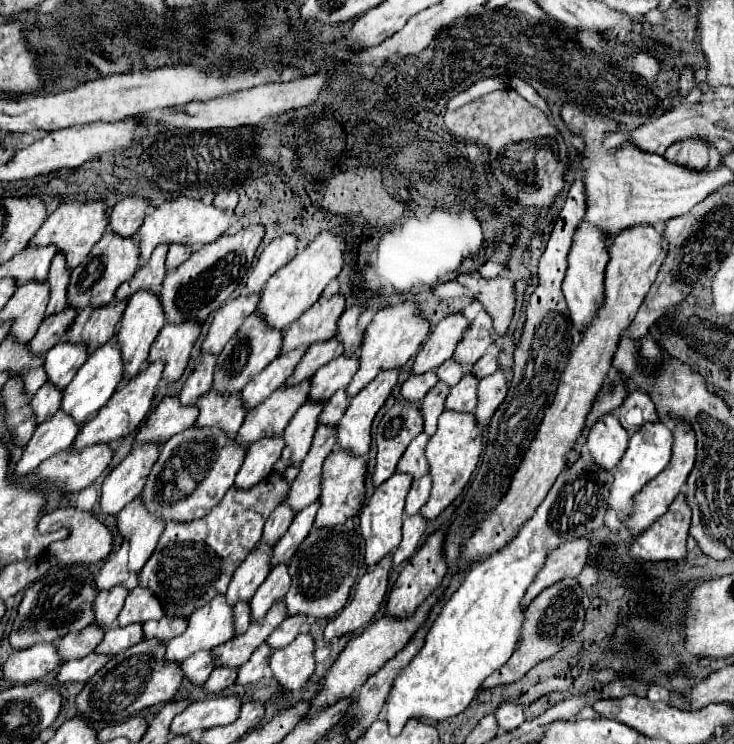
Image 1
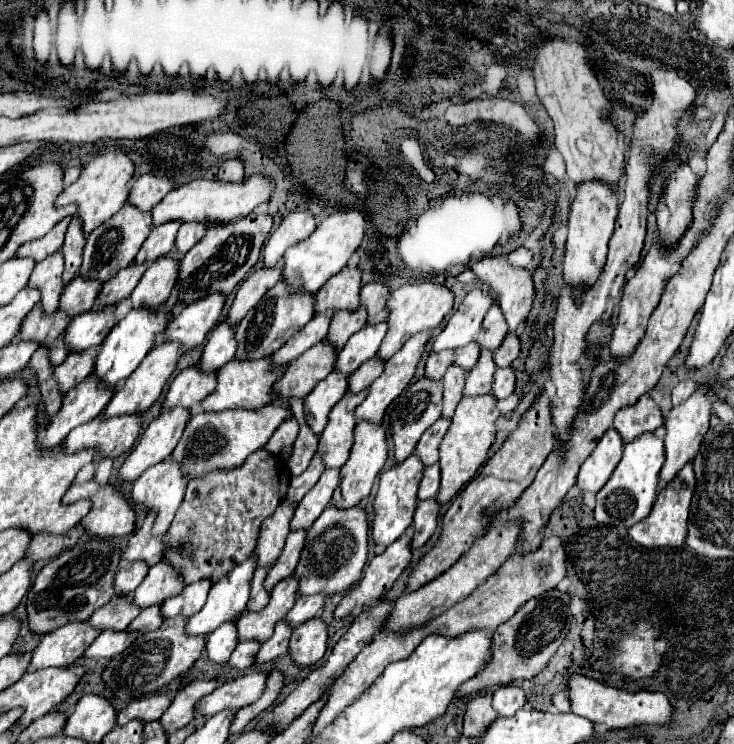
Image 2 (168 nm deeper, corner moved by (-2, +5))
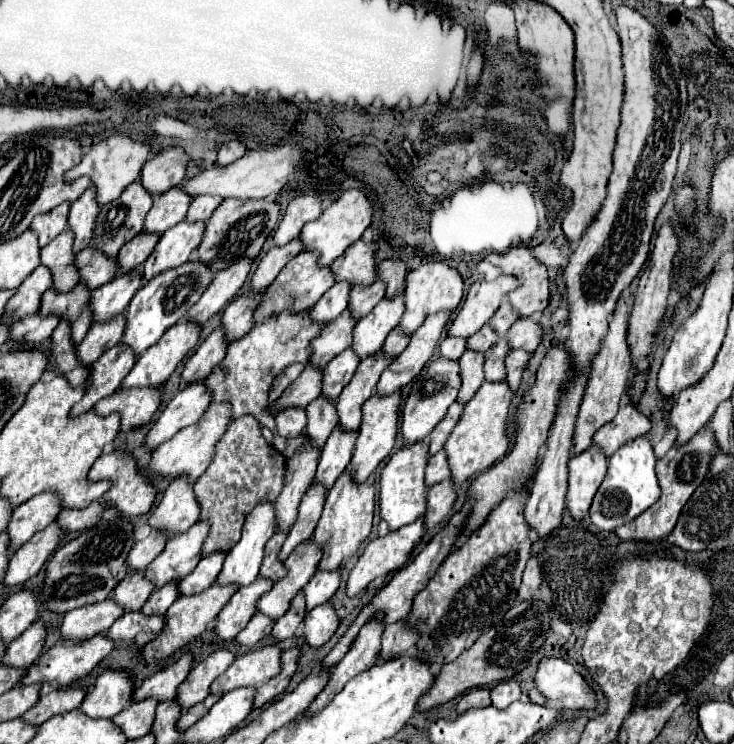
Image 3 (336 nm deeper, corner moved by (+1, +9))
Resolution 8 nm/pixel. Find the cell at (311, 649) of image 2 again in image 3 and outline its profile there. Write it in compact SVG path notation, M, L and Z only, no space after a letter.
M330 602L326 604L320 604L318 608L312 608L308 614L306 614L306 620L304 620L304 636L308 640L310 646L322 646L326 644L332 634L336 632L340 620L338 620L338 614L334 610L334 606Z

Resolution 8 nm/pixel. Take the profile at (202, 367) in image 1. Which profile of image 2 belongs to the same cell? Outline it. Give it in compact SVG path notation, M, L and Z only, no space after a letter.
M221 322L211 338L207 340L205 348L203 348L203 356L199 360L199 370L209 374L209 372L217 372L219 368L223 368L229 360L233 360L235 356L235 328L229 326L227 322Z

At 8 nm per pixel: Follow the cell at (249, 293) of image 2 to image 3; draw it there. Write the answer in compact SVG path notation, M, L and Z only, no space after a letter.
M294 238L292 242L288 242L288 244L284 244L284 246L274 246L274 248L270 248L268 254L260 260L260 264L258 264L258 268L256 268L254 276L252 276L252 286L250 286L250 290L252 290L252 292L260 292L260 290L268 288L268 286L274 282L274 278L280 274L280 270L282 270L294 256L298 256L302 250L304 250L304 248L302 248L302 240L298 240L298 238Z

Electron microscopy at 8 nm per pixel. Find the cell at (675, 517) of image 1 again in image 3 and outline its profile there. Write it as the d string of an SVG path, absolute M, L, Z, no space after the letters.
M704 426L684 446L672 446L666 452L666 456L656 462L656 476L662 488L662 496L658 504L650 506L650 512L644 512L642 516L638 516L638 520L632 520L630 524L624 524L622 528L618 528L616 536L620 540L662 540L664 536L668 536L674 530L684 504L688 502L688 498L694 494L694 490L702 484L704 476L708 474L710 460L714 458L716 452L718 452L718 442L714 438L714 432L708 426Z

